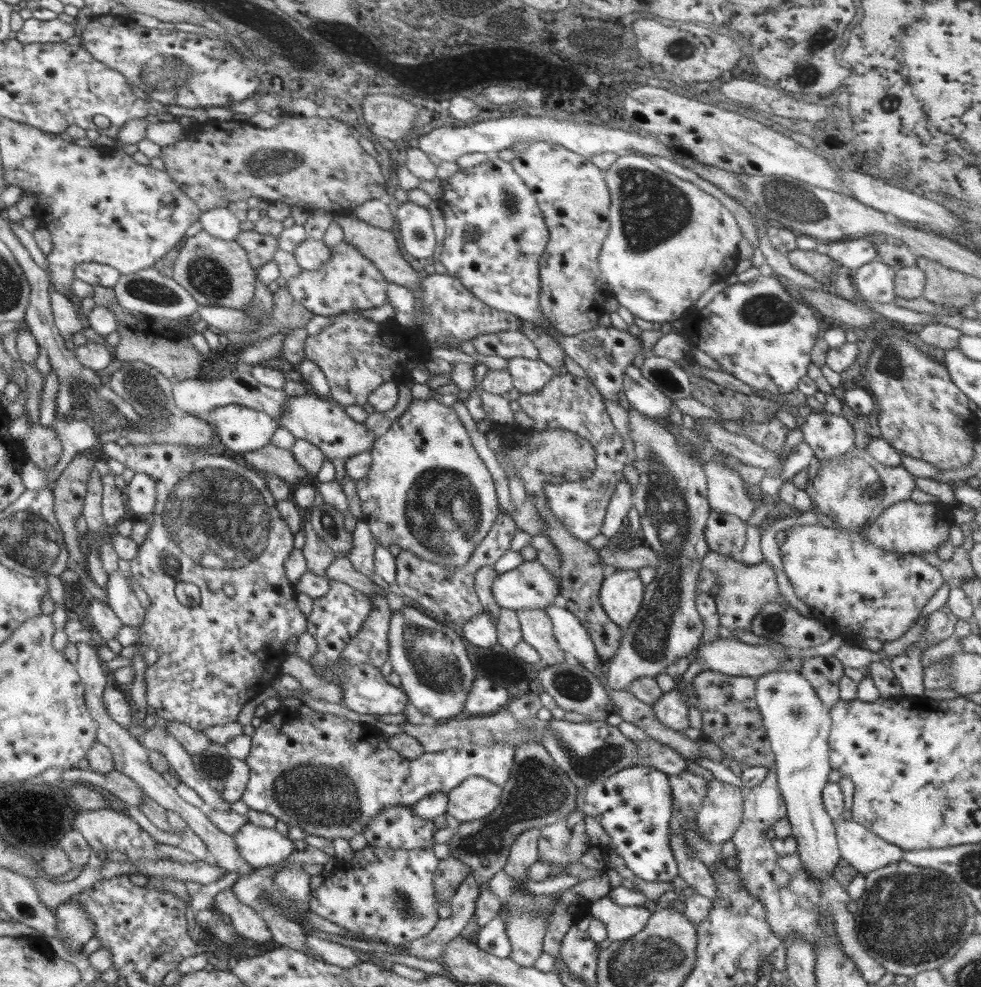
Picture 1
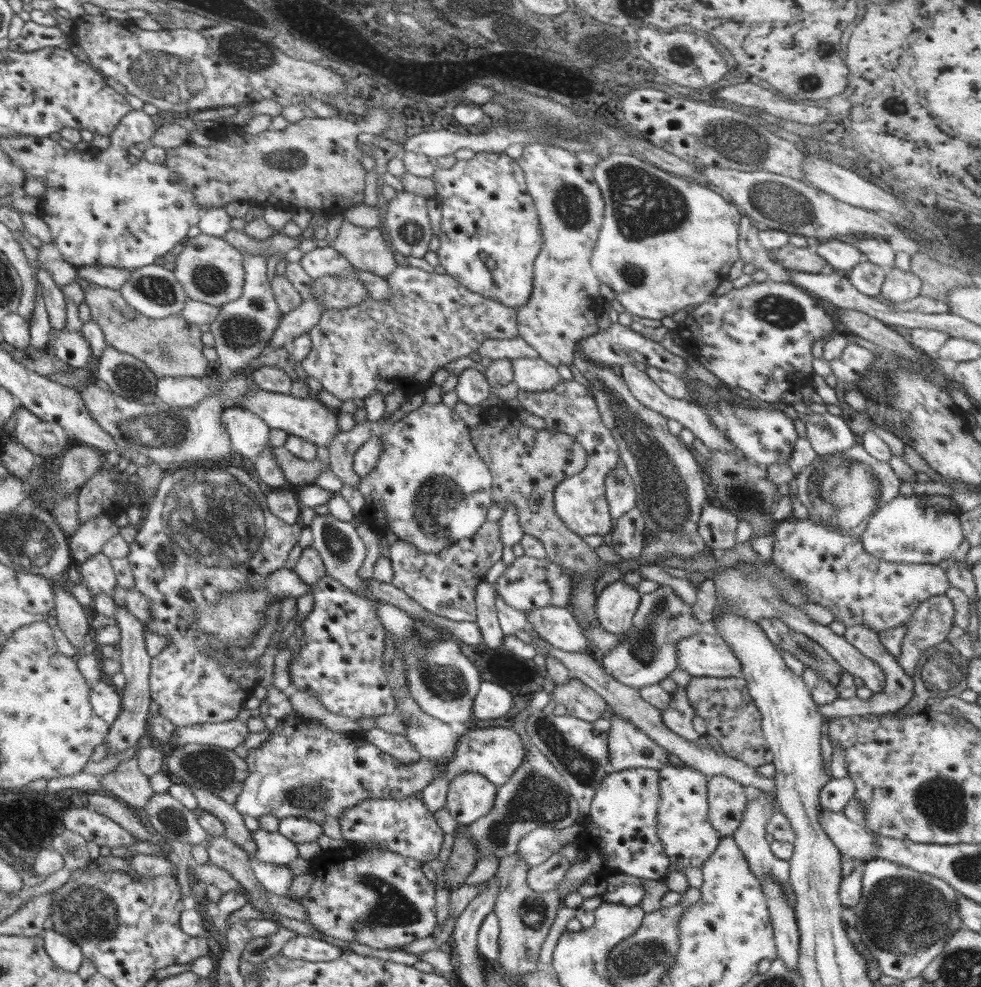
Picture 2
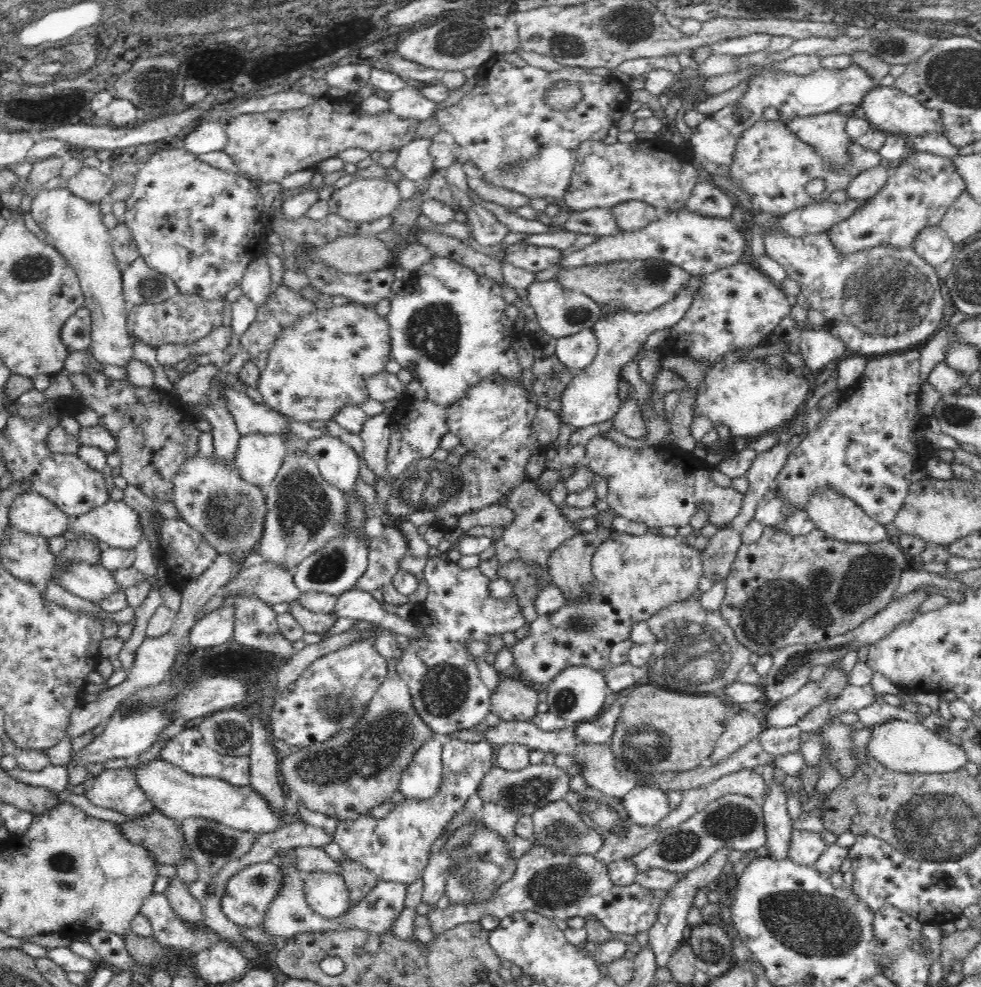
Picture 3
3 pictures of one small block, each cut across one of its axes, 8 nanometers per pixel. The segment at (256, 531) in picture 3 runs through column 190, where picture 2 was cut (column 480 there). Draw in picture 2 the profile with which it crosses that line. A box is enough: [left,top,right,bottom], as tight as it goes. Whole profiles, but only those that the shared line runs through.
[359,403,492,552]

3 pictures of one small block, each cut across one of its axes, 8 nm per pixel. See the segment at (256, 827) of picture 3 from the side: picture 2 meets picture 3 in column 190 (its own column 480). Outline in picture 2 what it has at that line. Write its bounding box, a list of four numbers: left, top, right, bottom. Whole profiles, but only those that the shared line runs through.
[445,773,497,825]

